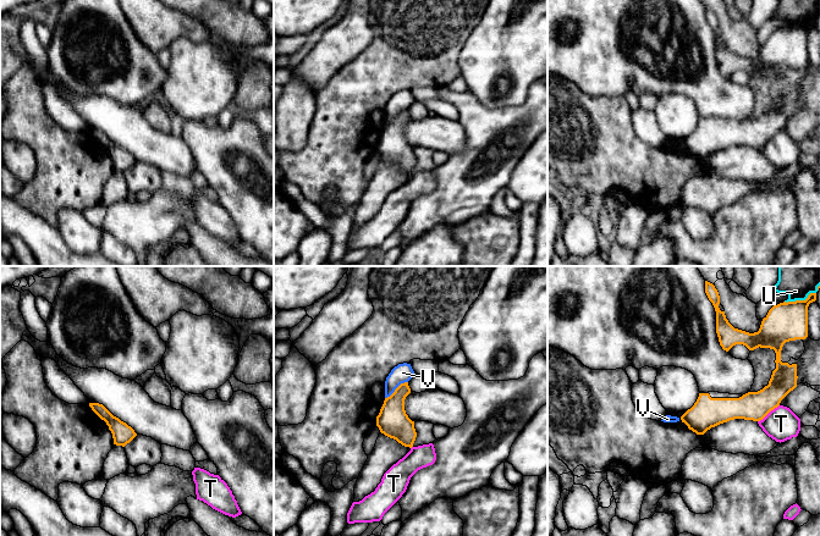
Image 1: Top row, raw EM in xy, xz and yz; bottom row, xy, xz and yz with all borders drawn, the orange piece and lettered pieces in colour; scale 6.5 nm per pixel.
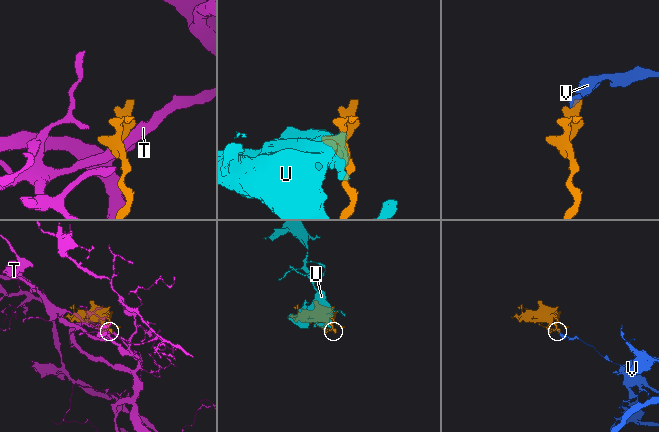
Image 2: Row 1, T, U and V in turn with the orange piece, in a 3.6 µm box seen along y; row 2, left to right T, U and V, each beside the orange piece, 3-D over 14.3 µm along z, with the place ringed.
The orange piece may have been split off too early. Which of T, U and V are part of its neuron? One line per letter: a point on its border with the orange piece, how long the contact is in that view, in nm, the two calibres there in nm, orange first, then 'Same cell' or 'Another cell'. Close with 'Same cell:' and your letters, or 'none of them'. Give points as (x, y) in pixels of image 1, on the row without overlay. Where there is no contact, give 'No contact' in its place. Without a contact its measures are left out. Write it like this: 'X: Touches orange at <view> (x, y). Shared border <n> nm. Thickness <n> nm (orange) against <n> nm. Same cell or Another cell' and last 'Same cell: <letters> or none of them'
T: Touches orange at yz (768, 139). Shared border 180 nm. Thickness 190 nm (orange) against 220 nm. Another cell
U: Touches orange at yz (799, 27). Shared border 220 nm. Thickness 260 nm (orange) against 180 nm. Another cell
V: Touches orange at xz (396, 115). Shared border 190 nm. Thickness 200 nm (orange) against 120 nm. Another cell
Same cell: none of them

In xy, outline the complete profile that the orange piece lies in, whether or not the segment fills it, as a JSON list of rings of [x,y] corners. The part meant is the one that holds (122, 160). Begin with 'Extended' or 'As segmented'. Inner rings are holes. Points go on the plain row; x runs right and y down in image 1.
As segmented. [[[89,129],[89,133],[109,153],[114,171],[125,173],[137,162],[131,153],[114,143],[103,131]]]

